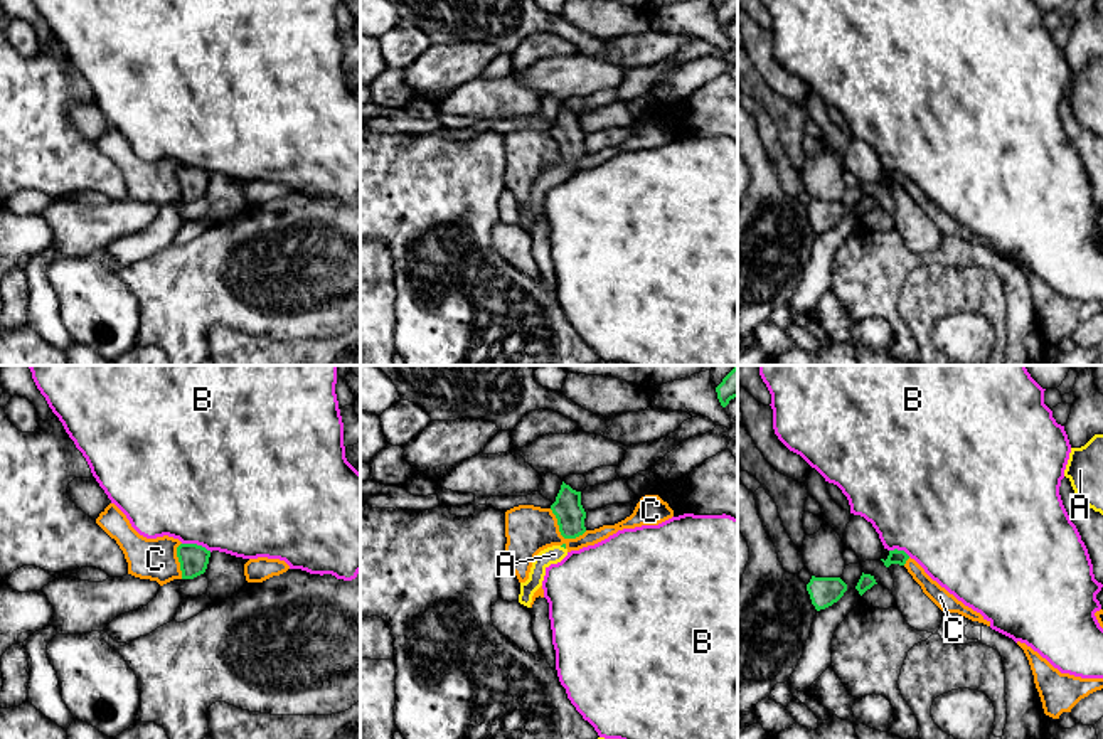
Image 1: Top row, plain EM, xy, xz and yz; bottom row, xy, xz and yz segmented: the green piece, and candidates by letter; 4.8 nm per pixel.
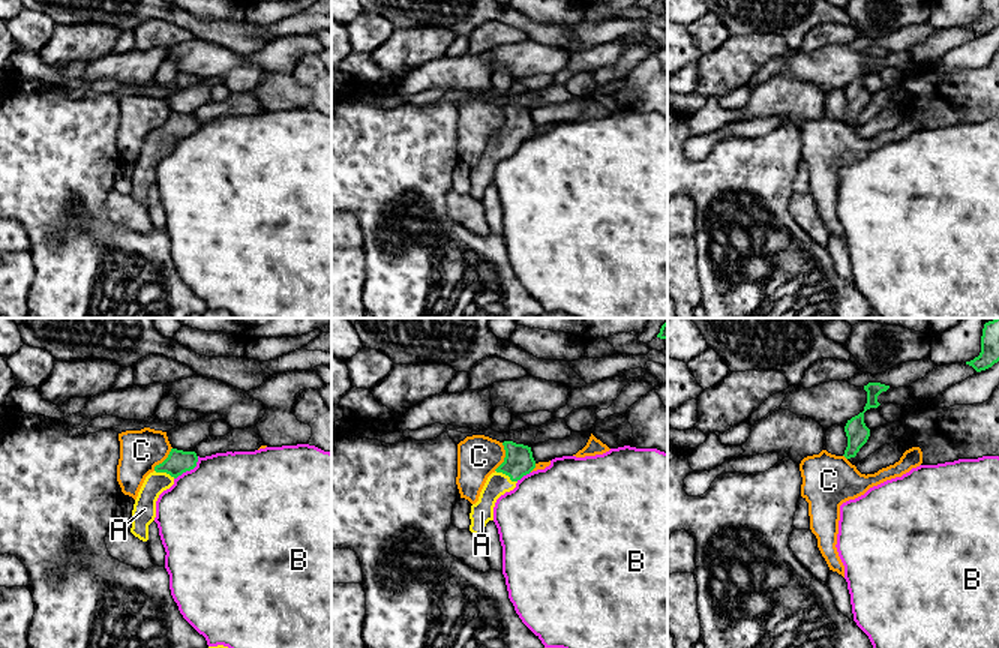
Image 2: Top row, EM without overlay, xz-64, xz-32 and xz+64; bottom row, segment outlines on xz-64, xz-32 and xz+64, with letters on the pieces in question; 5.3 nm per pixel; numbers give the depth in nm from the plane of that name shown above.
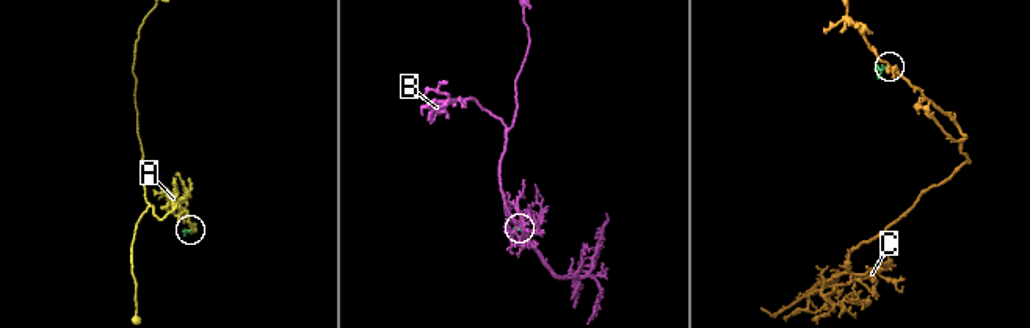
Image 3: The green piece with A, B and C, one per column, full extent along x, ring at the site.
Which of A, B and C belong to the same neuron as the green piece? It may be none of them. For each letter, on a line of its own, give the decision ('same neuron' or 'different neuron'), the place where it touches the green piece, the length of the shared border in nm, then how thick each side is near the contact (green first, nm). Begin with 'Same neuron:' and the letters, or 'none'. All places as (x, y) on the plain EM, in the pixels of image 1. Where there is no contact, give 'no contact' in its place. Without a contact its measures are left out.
Same neuron: A
A: same neuron | xz (563, 169) | 40 nm | 20/90 nm
B: different neuron | xy (196, 167) | 150 nm | 140/500 nm
C: different neuron | xz (561, 157) | 220 nm | 140/220 nm

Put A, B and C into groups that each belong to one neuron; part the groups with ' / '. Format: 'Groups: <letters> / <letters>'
Groups: A / B / C

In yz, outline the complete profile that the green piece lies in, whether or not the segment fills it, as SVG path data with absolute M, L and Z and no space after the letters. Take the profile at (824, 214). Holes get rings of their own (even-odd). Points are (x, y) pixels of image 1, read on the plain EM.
M815 200L807 207L812 227L817 234L837 226L847 214L847 207L840 200Z

